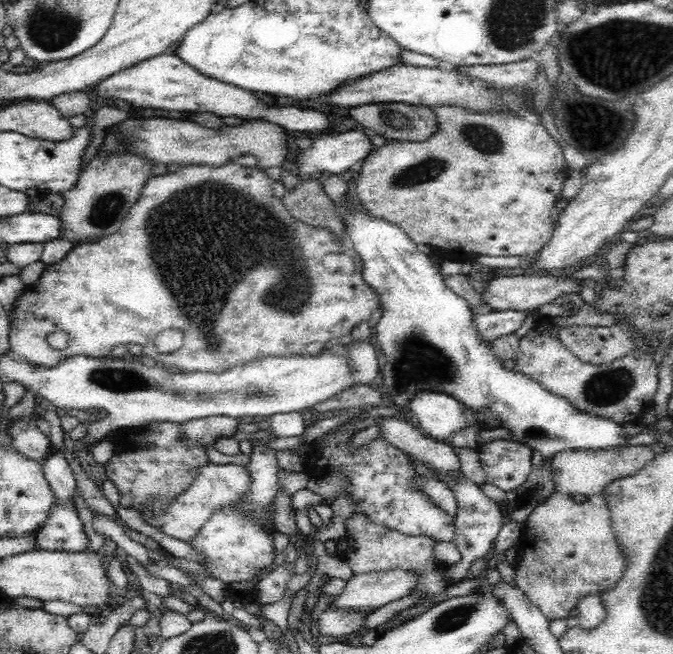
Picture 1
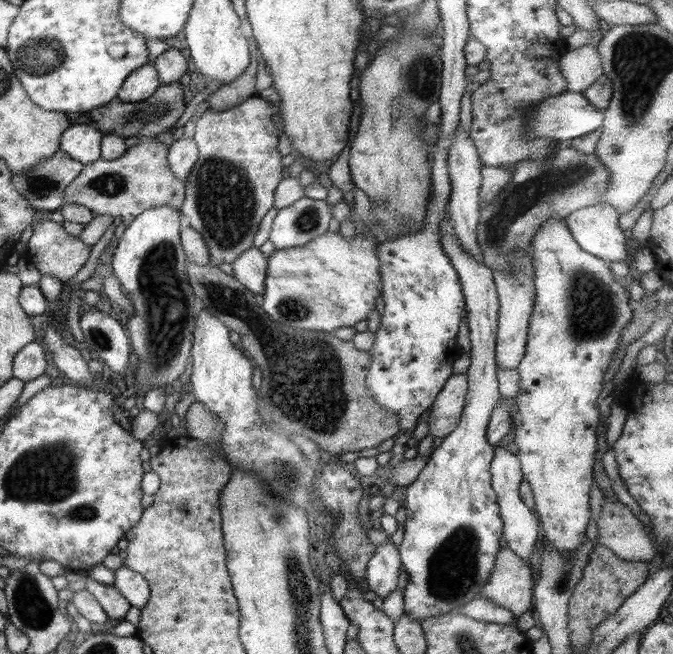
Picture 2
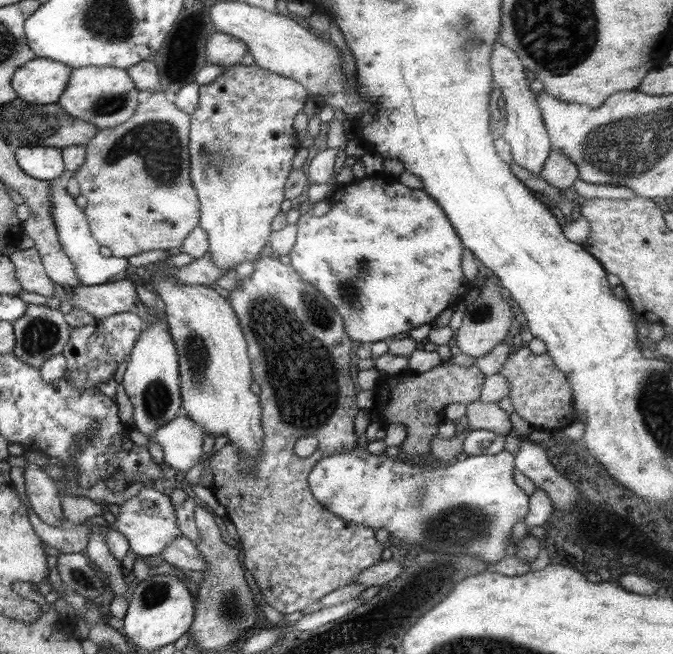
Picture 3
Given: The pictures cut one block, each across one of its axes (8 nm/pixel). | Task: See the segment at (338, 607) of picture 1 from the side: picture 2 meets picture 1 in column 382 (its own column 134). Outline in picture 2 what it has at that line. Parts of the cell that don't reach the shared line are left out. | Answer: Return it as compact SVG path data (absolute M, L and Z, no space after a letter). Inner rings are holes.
M125 565L118 566L113 571L112 585L131 607L140 610L147 604L147 598L150 594L148 584L138 572L129 570Z

